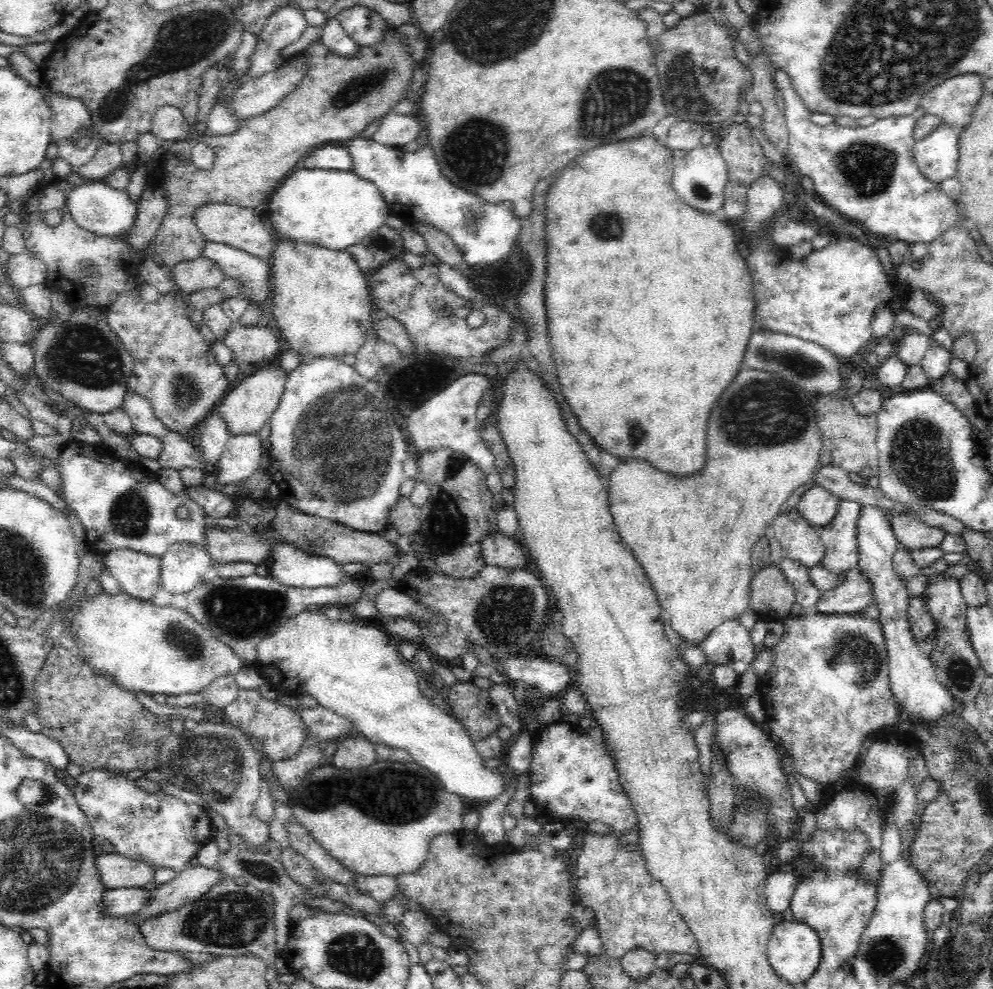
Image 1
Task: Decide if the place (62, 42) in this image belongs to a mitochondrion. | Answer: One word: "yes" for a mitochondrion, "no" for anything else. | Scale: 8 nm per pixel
no

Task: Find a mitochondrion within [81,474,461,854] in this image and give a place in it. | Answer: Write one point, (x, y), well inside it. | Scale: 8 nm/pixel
(399, 798)

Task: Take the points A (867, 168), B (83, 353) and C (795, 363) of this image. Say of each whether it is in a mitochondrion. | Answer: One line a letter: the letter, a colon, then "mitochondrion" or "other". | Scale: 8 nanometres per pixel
A: mitochondrion
B: mitochondrion
C: mitochondrion

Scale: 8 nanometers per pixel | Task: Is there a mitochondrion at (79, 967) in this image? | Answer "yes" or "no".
no

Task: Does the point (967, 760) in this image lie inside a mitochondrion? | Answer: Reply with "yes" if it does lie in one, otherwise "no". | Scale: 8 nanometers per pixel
yes

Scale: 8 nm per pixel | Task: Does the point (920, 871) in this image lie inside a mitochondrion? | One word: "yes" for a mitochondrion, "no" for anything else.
no

